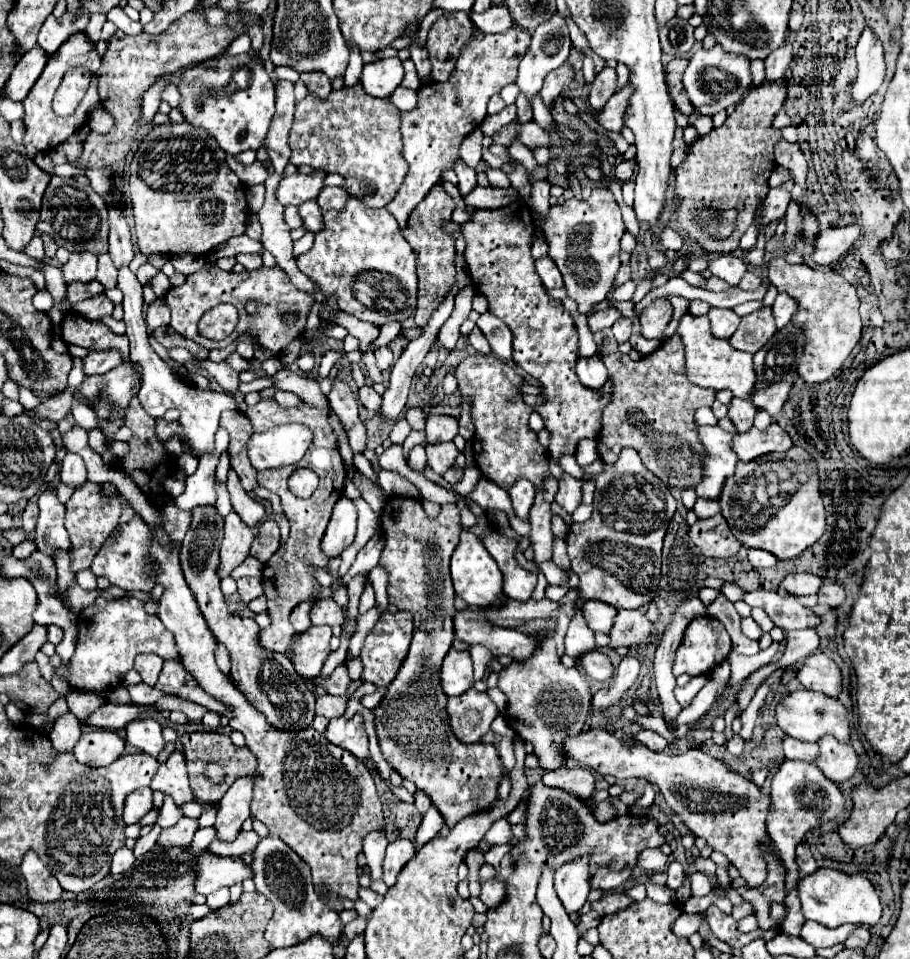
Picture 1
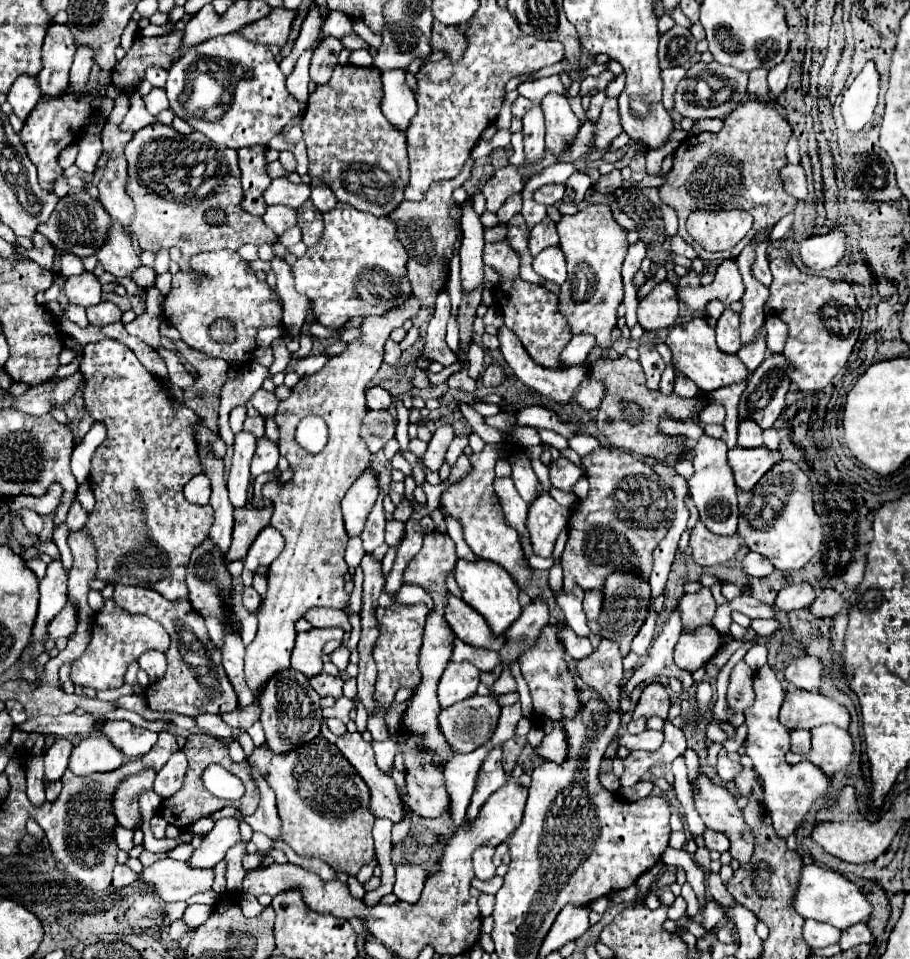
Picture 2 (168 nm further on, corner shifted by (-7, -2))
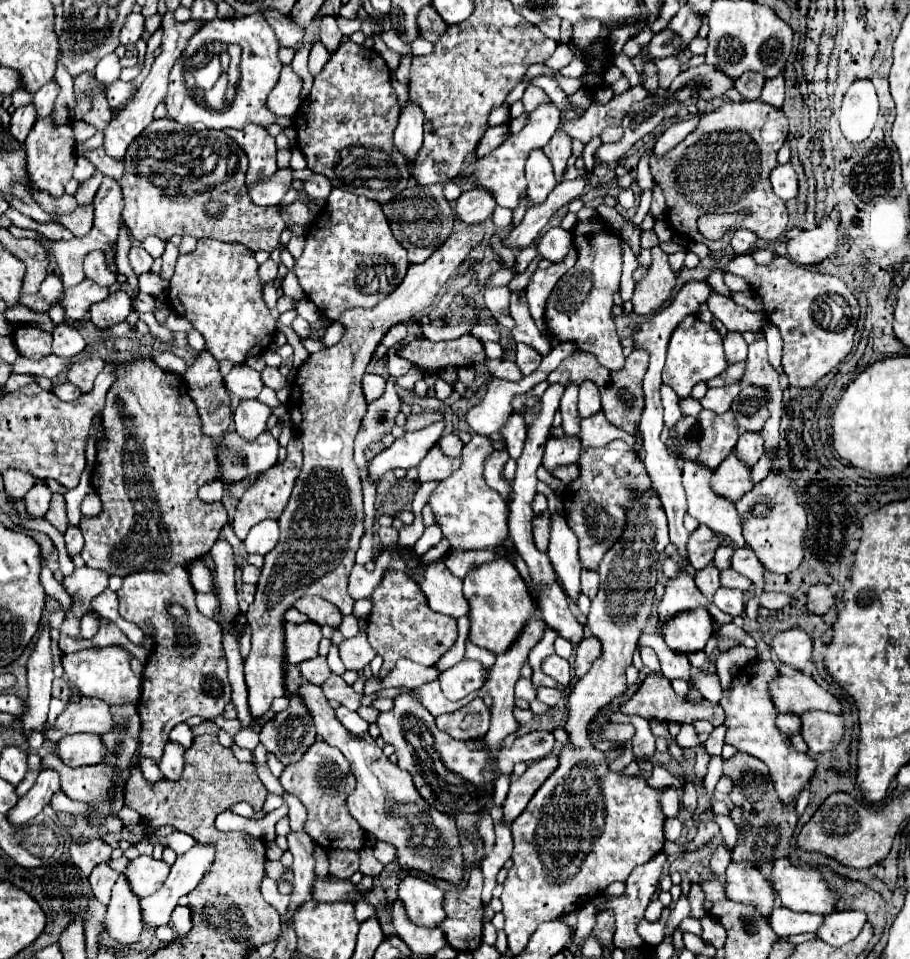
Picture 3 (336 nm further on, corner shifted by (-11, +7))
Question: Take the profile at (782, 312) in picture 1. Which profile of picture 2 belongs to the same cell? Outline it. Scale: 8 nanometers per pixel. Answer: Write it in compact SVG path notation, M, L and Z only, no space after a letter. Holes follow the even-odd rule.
M774 314L766 316L766 350L768 354L778 354L784 350L784 342L786 342L786 332L788 326L776 318Z

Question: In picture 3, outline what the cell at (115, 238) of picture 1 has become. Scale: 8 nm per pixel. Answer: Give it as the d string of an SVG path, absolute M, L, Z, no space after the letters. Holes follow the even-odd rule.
M94 149L94 151L88 151L84 153L86 157L90 157L96 165L96 169L100 169L106 177L112 177L114 181L120 181L122 179L122 173L124 173L124 161L118 161L118 159L112 159L104 153L104 149Z

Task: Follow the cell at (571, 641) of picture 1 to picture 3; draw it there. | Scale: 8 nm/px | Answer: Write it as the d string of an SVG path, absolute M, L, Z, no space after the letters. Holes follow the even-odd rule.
M552 515L552 535L550 535L550 547L548 557L552 561L552 567L558 575L558 581L564 589L564 593L578 601L582 589L580 589L580 571L582 565L578 561L578 539L568 529L566 519Z

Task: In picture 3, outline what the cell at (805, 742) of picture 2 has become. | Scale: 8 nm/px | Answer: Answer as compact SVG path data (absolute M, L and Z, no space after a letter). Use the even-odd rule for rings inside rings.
M778 713L776 725L778 725L780 731L786 733L788 737L802 733L802 721L800 721L798 715L792 715L792 713Z

